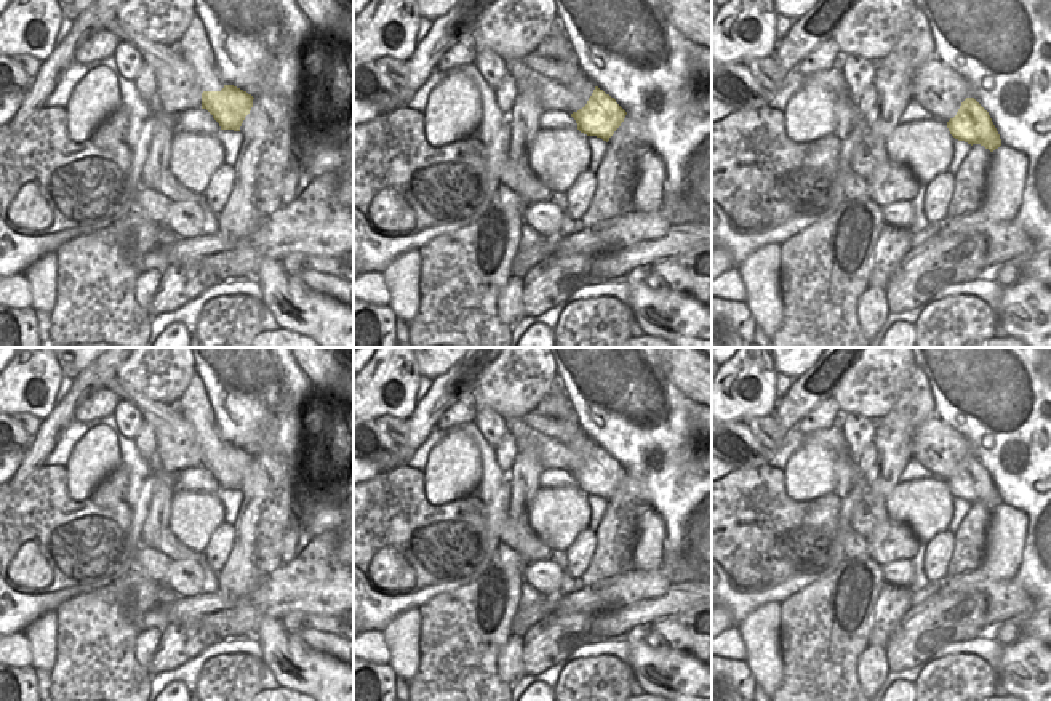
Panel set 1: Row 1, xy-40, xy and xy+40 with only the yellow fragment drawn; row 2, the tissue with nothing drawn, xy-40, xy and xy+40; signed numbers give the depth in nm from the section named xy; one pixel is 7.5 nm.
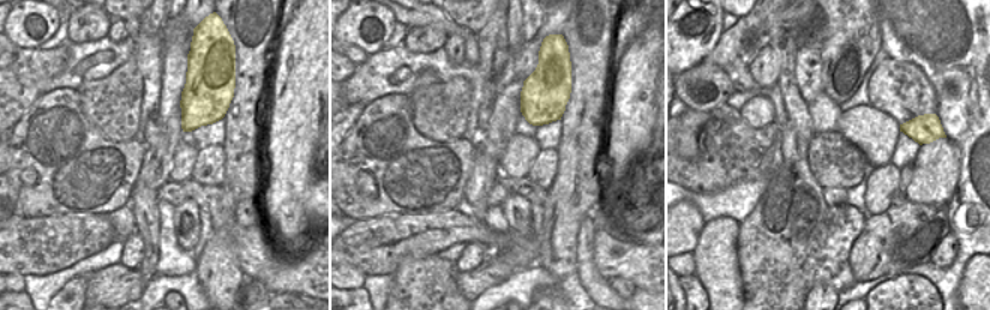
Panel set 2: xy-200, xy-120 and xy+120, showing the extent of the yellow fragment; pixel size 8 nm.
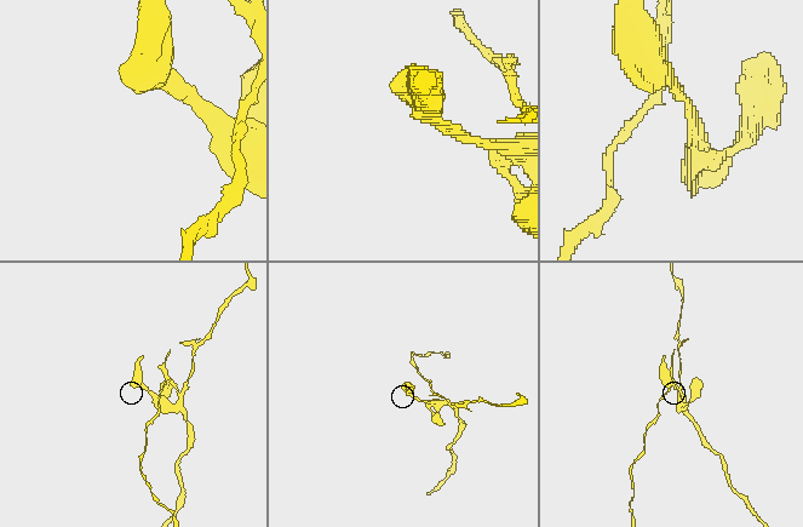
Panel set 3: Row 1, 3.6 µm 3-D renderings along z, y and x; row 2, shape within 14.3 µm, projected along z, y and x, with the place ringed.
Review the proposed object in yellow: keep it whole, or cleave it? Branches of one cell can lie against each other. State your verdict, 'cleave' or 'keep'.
cleave

